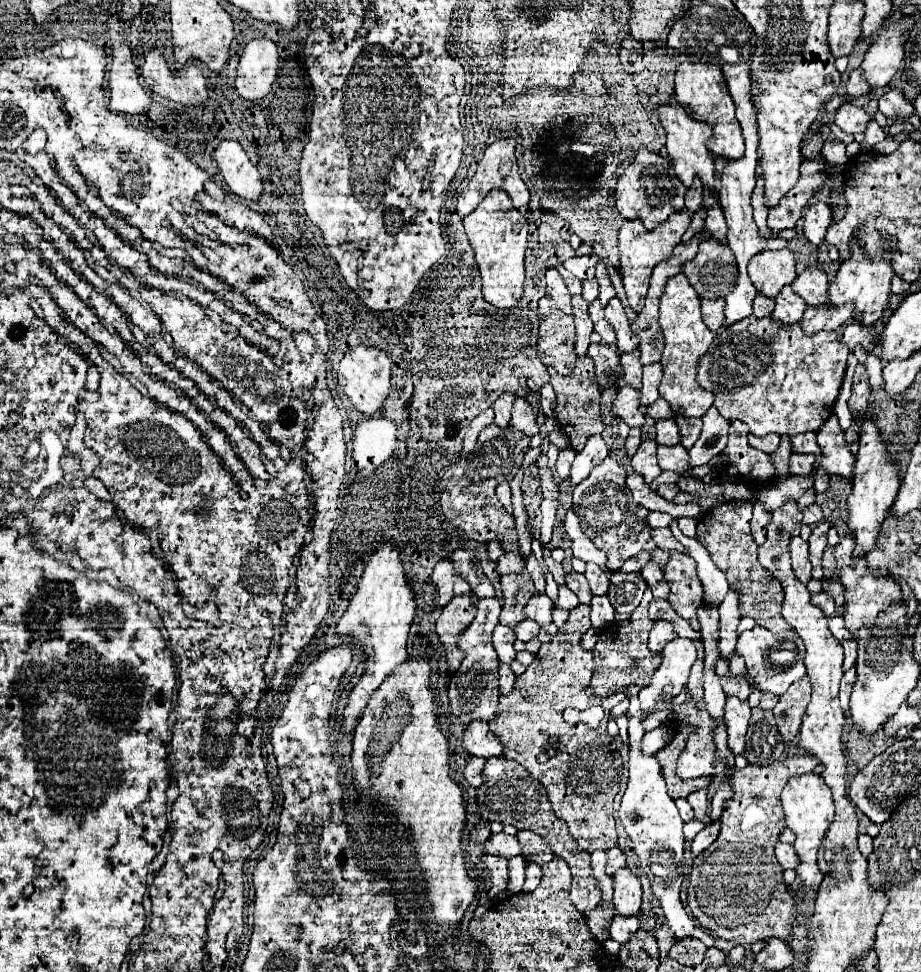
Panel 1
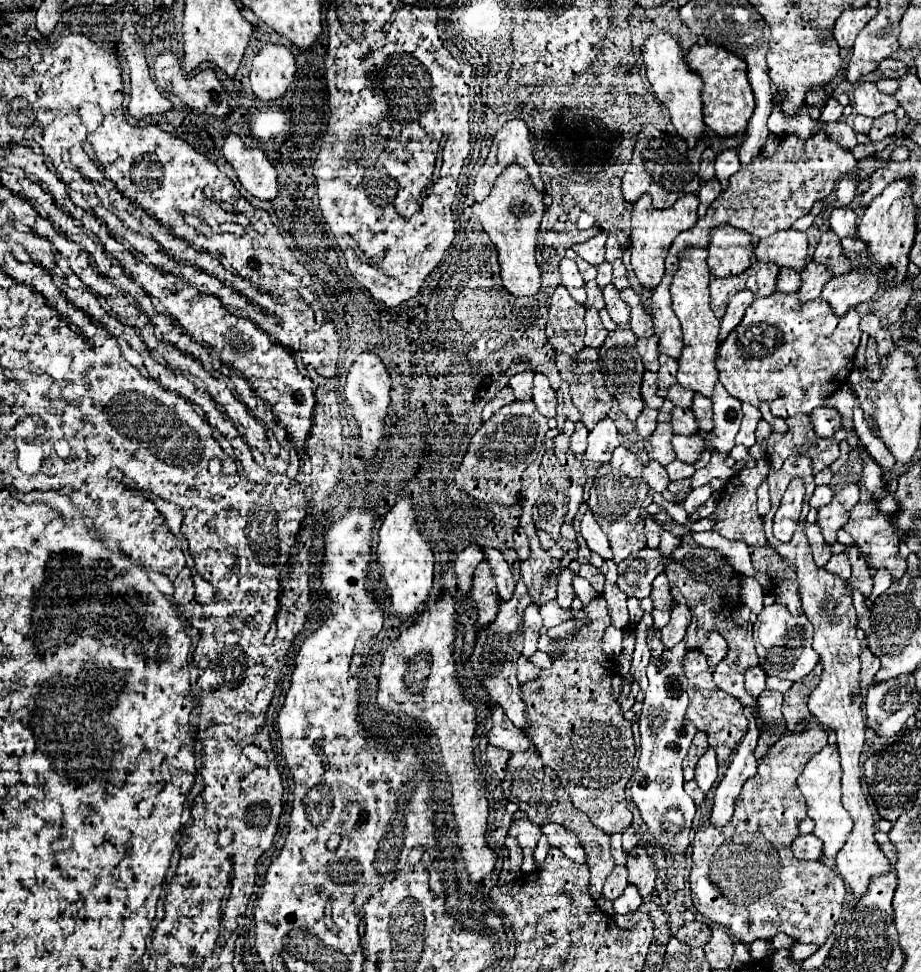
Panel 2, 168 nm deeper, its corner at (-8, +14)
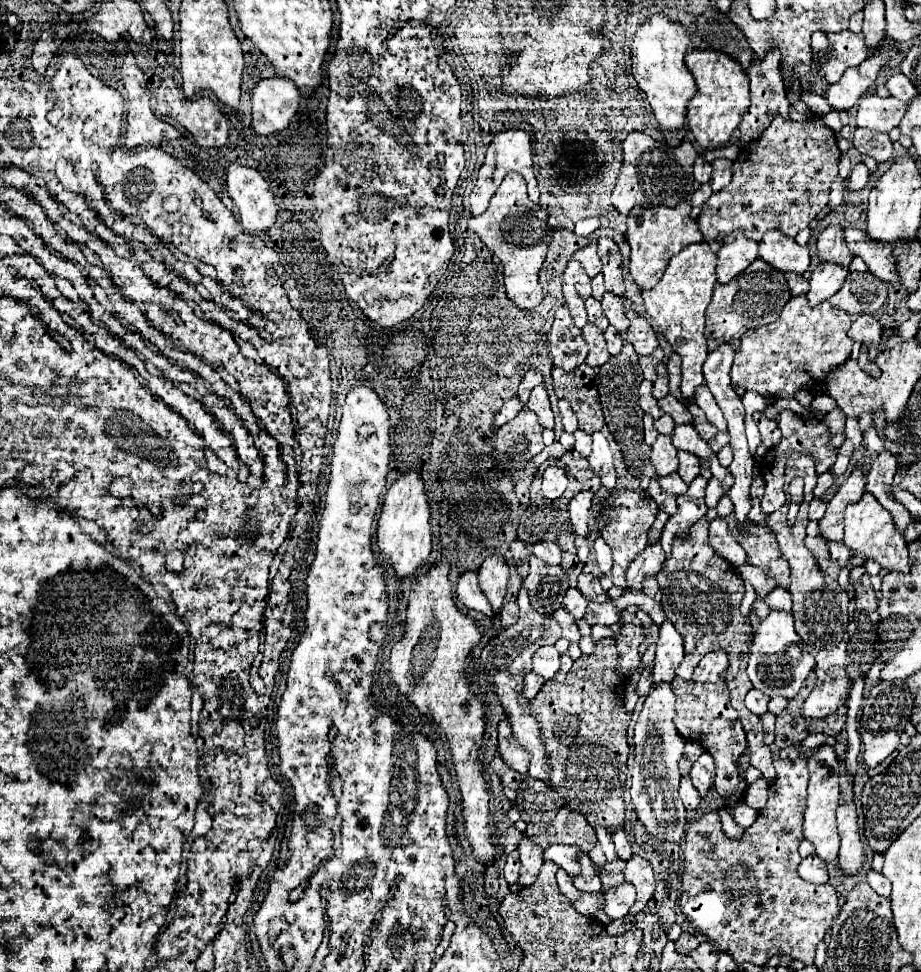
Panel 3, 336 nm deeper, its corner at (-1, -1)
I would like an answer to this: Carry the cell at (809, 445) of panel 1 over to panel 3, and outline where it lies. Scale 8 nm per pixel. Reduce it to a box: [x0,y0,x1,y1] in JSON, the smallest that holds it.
[823,408,845,448]

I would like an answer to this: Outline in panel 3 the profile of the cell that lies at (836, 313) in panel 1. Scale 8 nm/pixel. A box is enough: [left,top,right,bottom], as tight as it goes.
[829,272,887,316]

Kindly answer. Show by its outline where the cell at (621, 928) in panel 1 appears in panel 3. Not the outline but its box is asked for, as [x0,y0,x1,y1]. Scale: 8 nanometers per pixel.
[605,882,635,920]

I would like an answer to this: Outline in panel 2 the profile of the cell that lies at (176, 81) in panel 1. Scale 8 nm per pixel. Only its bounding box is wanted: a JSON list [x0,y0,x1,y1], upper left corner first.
[154,51,230,117]

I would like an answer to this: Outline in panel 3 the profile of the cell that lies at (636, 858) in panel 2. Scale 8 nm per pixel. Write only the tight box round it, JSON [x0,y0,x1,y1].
[625,856,655,914]

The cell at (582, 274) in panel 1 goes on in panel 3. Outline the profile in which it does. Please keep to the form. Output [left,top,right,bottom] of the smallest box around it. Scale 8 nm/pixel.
[573,238,601,278]

